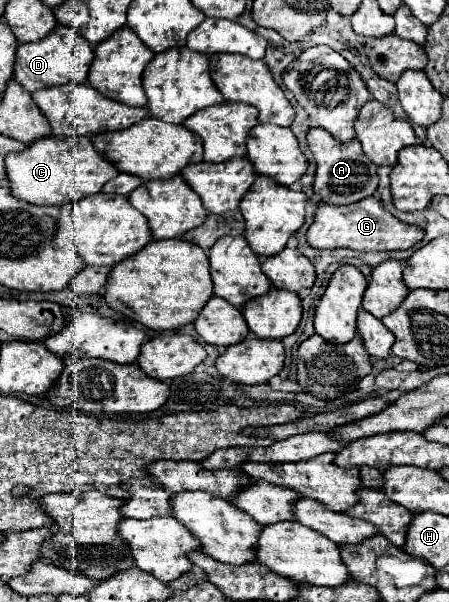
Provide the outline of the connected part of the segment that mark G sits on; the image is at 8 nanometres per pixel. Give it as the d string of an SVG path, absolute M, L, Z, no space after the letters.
M367 197L345 207L319 205L315 221L307 231L307 243L315 249L349 247L355 251L397 251L409 249L423 239L423 229L395 219L377 197Z

